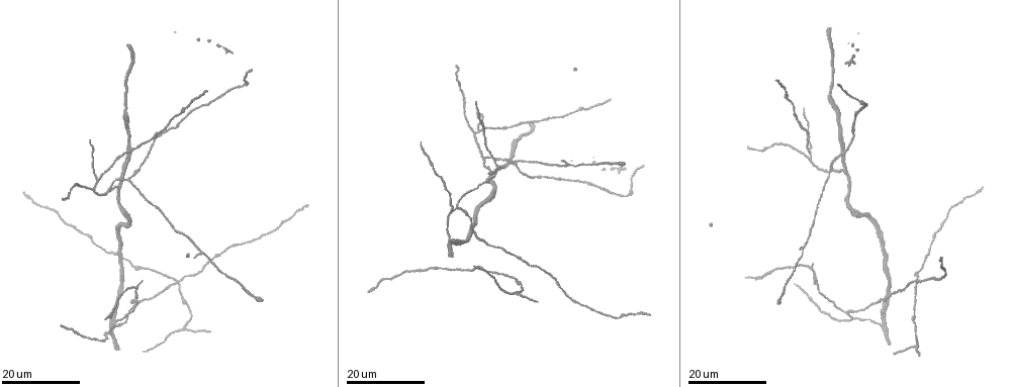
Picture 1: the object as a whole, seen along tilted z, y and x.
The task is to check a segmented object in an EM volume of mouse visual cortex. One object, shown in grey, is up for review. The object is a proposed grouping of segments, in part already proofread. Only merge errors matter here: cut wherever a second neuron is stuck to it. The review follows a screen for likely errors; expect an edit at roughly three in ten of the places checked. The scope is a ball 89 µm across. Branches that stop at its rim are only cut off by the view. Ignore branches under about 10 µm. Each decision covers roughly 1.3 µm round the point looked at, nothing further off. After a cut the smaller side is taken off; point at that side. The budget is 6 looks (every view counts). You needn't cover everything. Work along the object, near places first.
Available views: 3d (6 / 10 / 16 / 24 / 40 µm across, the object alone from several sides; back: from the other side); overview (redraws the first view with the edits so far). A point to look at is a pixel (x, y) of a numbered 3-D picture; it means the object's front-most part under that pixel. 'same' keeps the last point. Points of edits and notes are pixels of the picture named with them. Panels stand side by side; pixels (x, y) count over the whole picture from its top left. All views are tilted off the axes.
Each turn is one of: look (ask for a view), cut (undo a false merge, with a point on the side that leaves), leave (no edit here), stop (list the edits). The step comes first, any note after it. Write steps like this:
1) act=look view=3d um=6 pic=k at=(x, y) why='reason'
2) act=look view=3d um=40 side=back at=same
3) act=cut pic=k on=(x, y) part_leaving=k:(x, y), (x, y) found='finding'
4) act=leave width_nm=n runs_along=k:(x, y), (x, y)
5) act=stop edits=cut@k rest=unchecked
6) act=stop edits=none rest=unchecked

act=look view=3d um=16 pic=1 at=(505, 159) why='branch point'

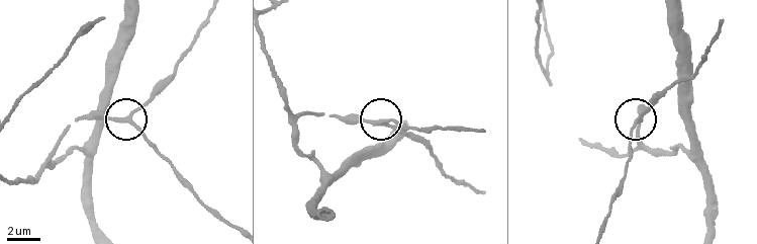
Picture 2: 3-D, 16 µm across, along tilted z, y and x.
act=look view=3d um=6 pic=2 at=(637, 117)

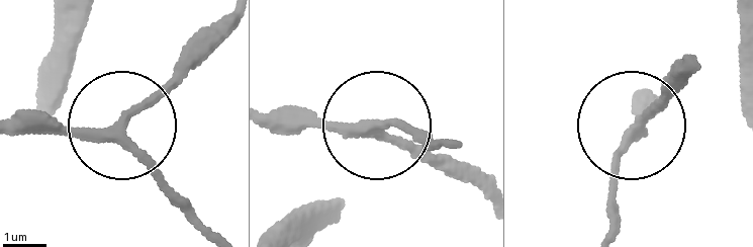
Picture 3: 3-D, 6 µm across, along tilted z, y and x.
act=leave side_arm_um=55 runs_along=3:(273, 118), (397, 127), (450, 145) found='continuous, no second neuron'

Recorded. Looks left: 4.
act=look view=3d um=16 pic=1 at=(95, 186) why='three arms meet'

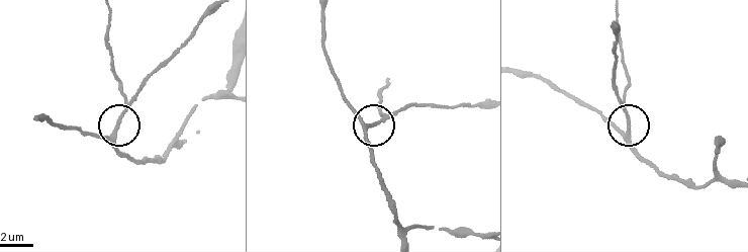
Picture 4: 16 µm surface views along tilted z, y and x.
act=look view=3d um=6 pic=4 at=(366, 126)

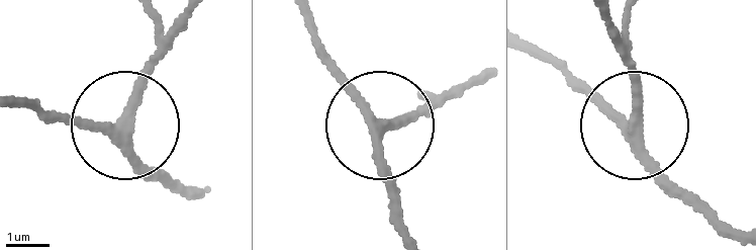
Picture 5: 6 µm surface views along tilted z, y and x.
act=leave runs_along=5:(407, 225), (372, 119), (318, 52) found='all the same neuron'

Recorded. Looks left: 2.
act=look view=3d um=16 pic=1 at=(450, 214) why='three-way junction'

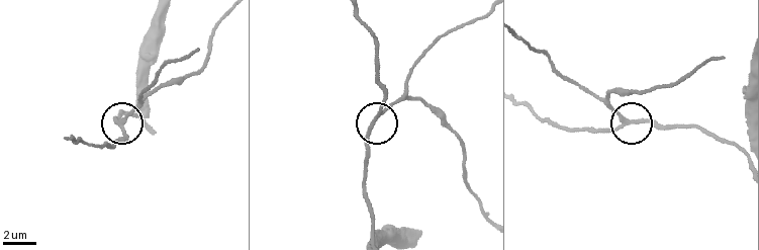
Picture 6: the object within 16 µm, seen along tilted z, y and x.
act=look view=3d um=10 pic=6 at=(379, 113)

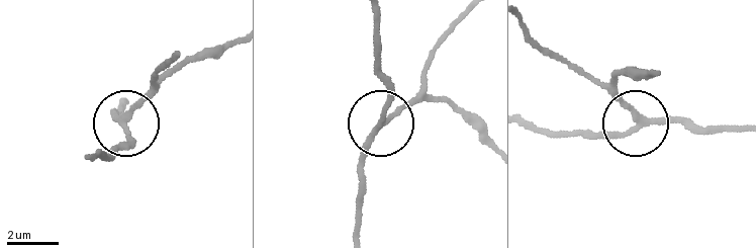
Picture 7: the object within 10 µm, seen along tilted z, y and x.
act=leave side_arm_um=23 runs_along=7:(358, 228), (358, 171), (388, 91), (382, 49) found='one neuron here'

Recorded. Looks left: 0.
act=stop edits=none rest=unchecked

